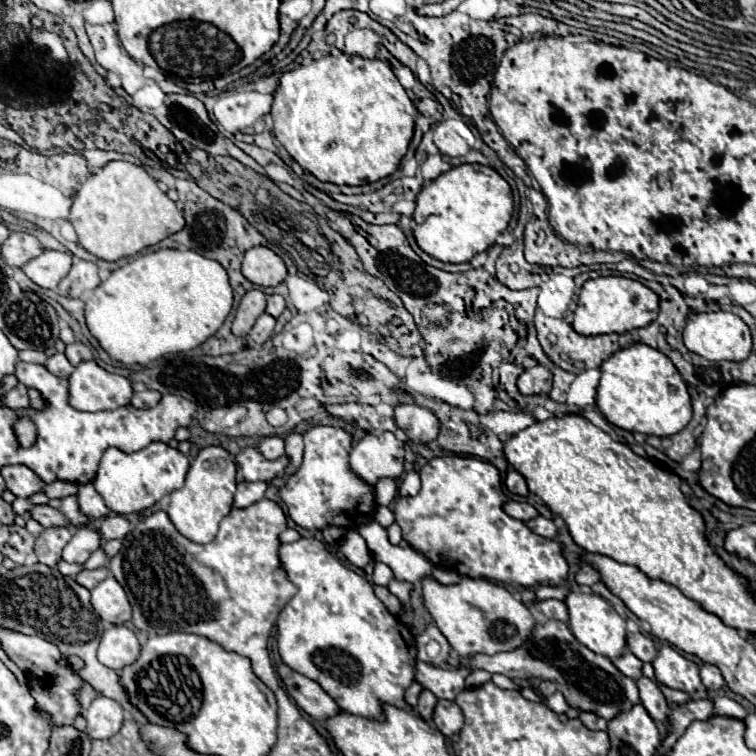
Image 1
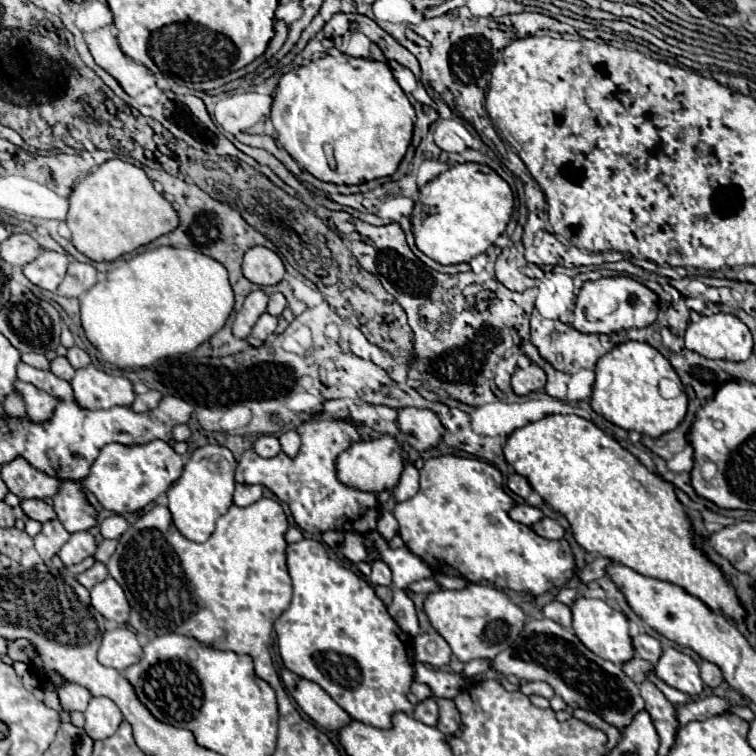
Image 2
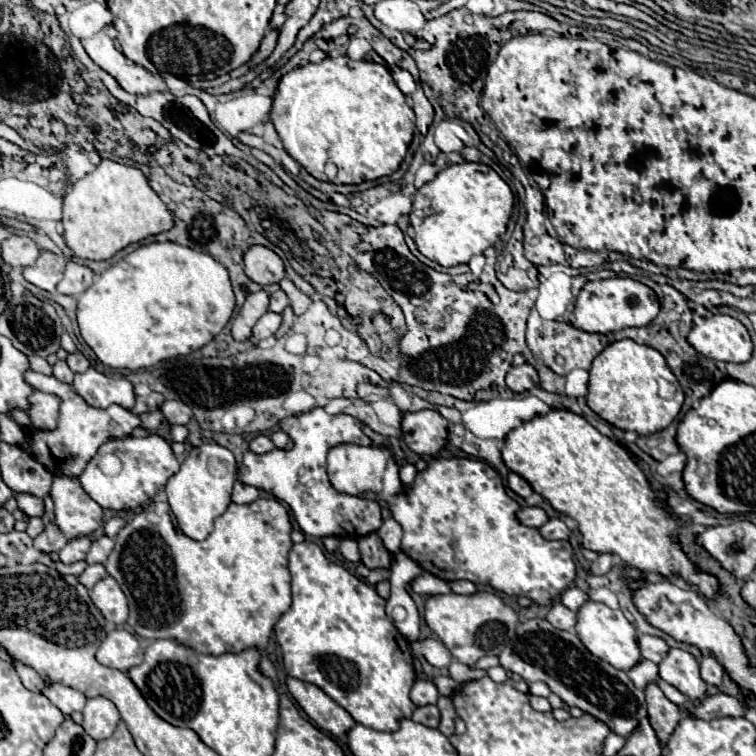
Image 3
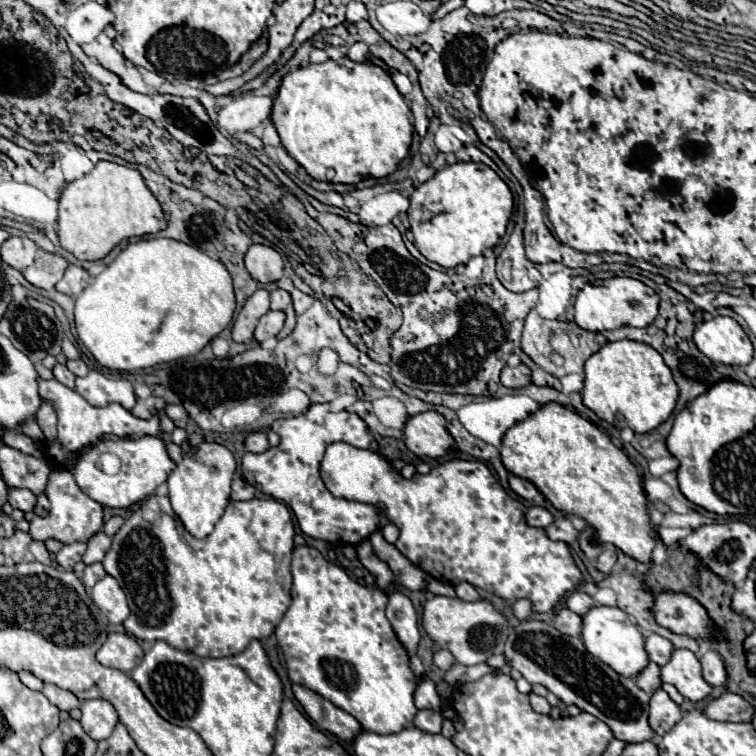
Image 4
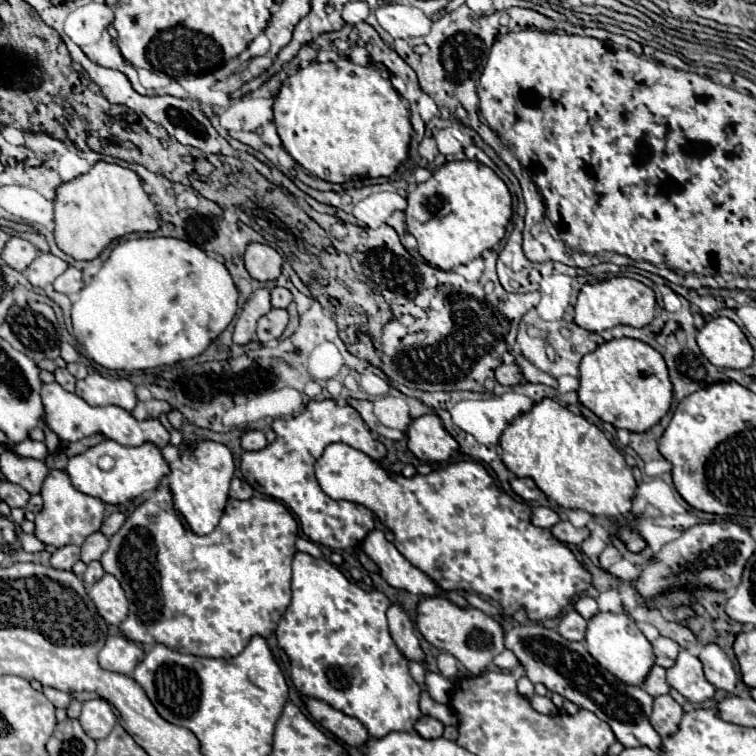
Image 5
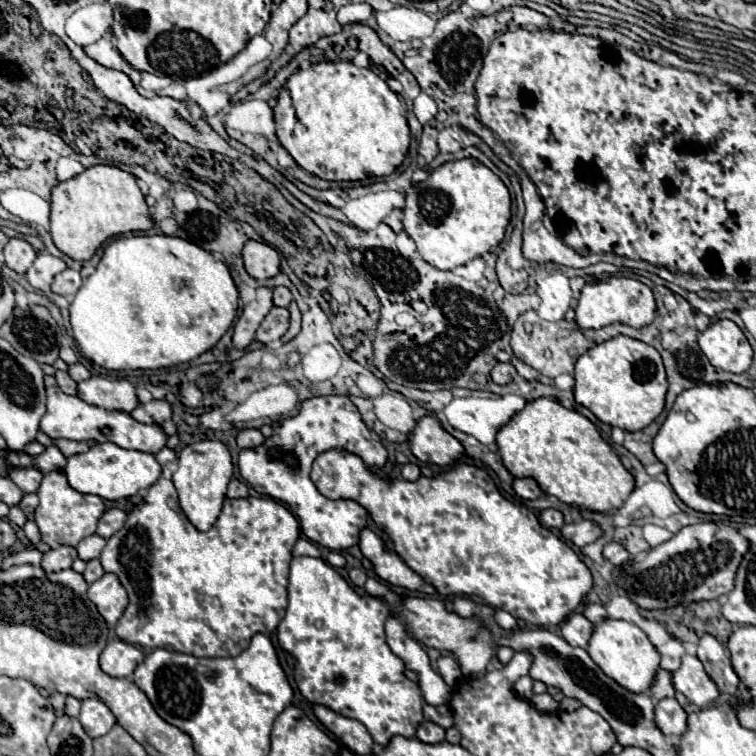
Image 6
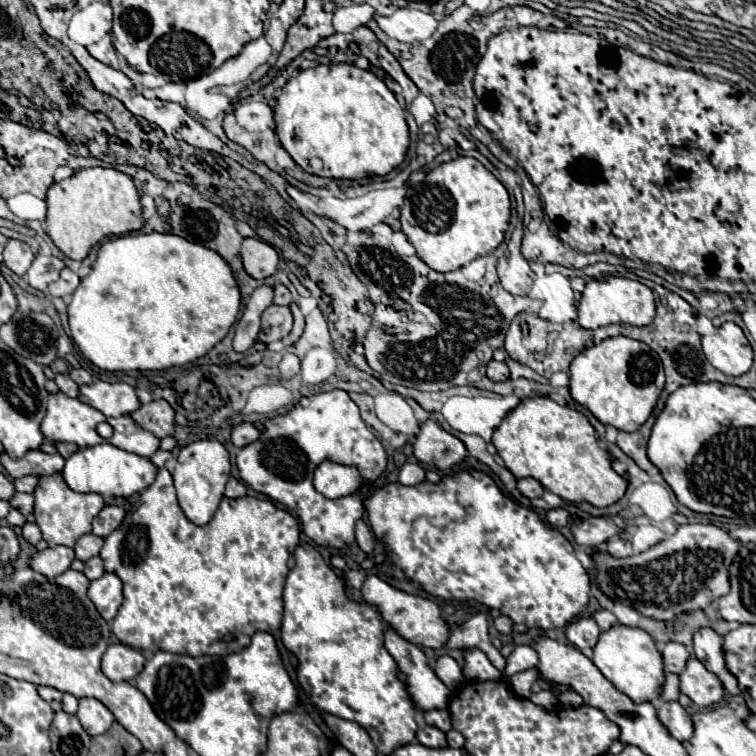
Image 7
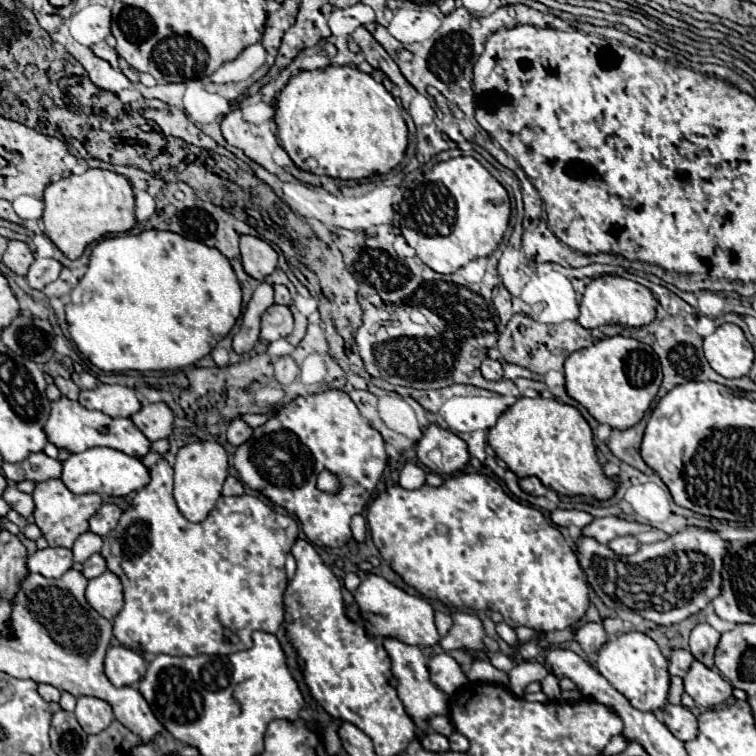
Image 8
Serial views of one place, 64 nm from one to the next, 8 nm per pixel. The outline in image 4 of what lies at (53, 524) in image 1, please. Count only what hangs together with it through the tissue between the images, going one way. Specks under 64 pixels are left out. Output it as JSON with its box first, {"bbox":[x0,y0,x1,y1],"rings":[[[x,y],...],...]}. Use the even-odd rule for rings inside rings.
{"bbox":[8,488,36,512],"rings":[[[12,488],[8,502],[12,504],[12,508],[18,508],[22,512],[34,512],[36,506],[36,496],[30,490],[22,490],[22,488]]]}

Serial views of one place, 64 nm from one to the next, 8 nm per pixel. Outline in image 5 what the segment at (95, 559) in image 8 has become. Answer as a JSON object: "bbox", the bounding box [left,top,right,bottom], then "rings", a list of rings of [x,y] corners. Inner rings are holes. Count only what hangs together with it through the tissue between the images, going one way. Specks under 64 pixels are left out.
{"bbox":[84,562,104,586],"rings":[[[90,562],[88,564],[88,570],[84,572],[84,584],[86,586],[92,586],[96,580],[100,580],[104,576],[104,570],[102,570],[102,564],[100,562]]]}

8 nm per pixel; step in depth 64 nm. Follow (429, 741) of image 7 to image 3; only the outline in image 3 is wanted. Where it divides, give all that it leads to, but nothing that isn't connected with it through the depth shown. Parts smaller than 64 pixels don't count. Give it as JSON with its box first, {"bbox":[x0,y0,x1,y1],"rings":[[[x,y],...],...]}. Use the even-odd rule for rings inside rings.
{"bbox":[412,704,440,728],"rings":[[[428,704],[428,706],[418,706],[412,714],[412,720],[414,722],[420,722],[424,726],[430,726],[430,728],[436,728],[438,722],[440,722],[440,710],[434,706],[434,704]]]}

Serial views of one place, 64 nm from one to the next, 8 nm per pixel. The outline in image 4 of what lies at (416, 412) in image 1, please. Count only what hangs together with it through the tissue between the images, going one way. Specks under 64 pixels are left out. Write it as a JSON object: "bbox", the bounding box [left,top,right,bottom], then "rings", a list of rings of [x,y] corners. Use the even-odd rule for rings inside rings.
{"bbox":[404,410,452,458],"rings":[[[430,410],[410,416],[404,426],[406,446],[416,456],[440,458],[452,446],[452,436],[446,430],[446,420],[442,414]]]}

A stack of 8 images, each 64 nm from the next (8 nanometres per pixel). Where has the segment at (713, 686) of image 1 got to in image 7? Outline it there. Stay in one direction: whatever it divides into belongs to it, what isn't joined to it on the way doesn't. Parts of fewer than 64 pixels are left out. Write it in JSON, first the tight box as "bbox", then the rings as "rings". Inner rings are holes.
{"bbox":[694,628,740,694],"rings":[[[702,628],[694,634],[694,652],[696,658],[712,672],[720,678],[720,682],[724,684],[724,690],[728,694],[740,694],[740,688],[736,684],[736,678],[728,672],[726,664],[724,664],[724,650],[722,650],[722,638],[710,630],[710,628]]]}

